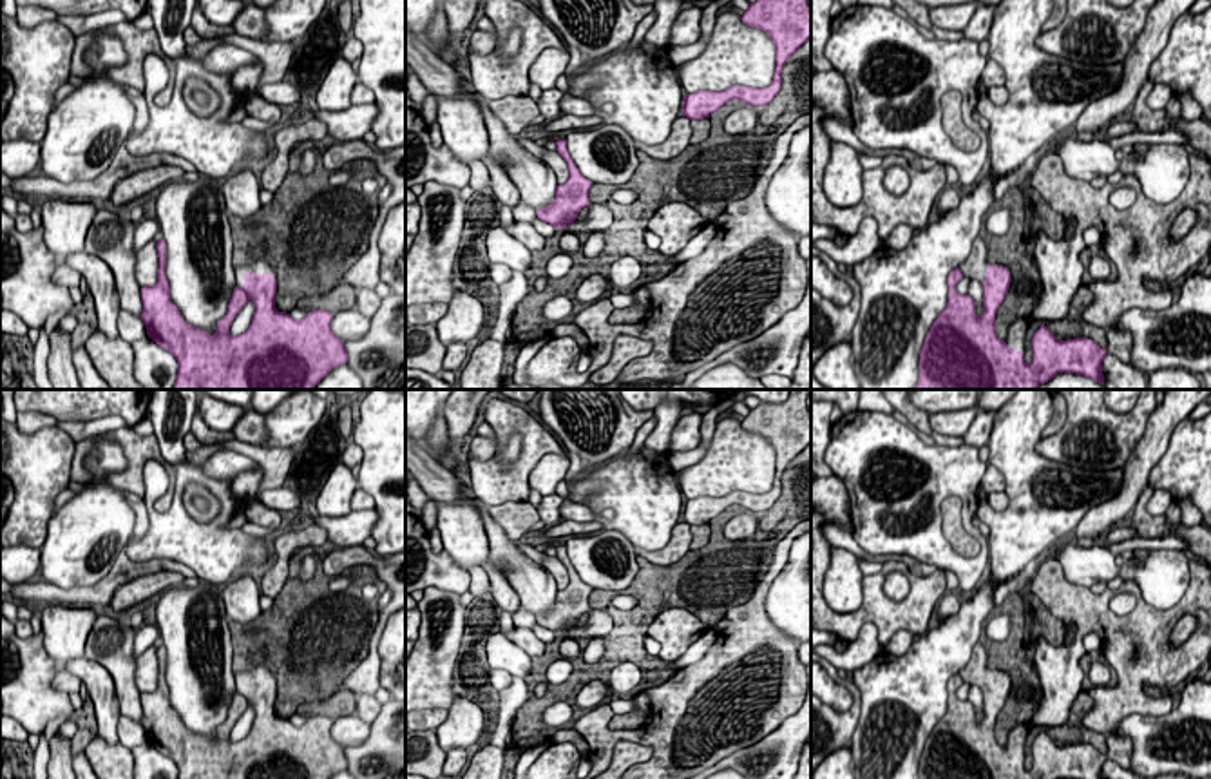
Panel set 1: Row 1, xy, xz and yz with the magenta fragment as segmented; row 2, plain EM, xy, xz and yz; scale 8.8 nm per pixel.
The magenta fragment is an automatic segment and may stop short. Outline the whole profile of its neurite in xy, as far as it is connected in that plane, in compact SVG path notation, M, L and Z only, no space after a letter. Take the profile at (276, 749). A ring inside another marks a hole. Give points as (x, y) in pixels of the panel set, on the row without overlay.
M157 647L157 688L141 694L143 719L141 726L147 741L177 766L177 779L329 779L333 774L348 768L344 746L331 737L333 719L324 716L310 717L302 726L275 714L277 681L266 667L264 650L250 654L252 667L235 672L237 692L226 721L217 728L210 741L188 730L170 705L167 685L167 649ZM248 707L253 707L255 717L252 730L241 741L232 741L230 732Z

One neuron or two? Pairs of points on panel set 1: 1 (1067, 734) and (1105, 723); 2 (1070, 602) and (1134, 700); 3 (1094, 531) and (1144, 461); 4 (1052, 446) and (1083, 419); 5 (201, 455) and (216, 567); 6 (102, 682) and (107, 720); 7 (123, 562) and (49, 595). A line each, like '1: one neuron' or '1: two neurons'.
1: two neurons
2: one neuron
3: one neuron
4: one neuron
5: one neuron
6: one neuron
7: one neuron

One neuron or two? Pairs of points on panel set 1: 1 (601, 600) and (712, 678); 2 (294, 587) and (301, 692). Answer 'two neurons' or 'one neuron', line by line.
1: two neurons
2: one neuron

